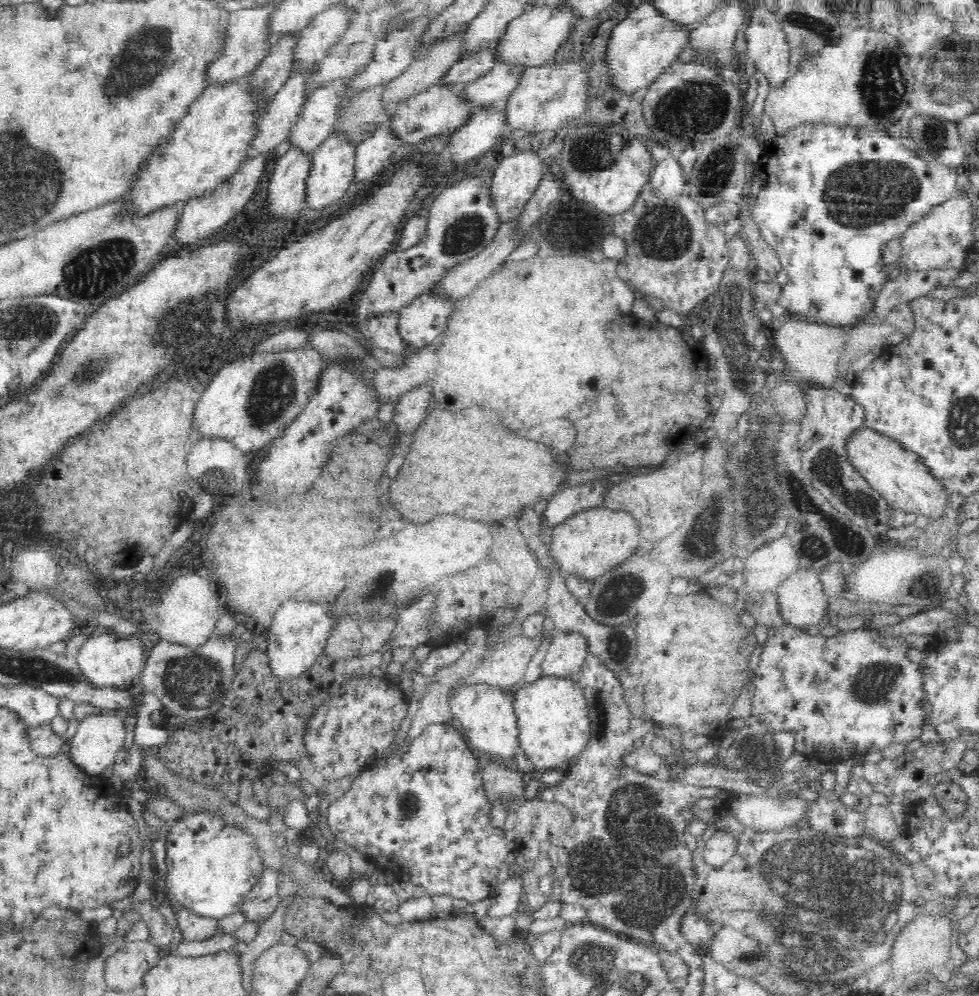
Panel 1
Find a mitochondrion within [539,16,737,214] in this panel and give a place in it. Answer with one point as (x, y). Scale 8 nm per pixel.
(684, 113)

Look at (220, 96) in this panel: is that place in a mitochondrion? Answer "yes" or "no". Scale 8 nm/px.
no

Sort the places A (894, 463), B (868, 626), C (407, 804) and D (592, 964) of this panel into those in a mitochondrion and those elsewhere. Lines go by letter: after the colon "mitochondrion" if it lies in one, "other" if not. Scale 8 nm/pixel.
A: other
B: other
C: mitochondrion
D: mitochondrion

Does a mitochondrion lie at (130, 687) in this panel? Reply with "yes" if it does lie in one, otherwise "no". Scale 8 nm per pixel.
no

